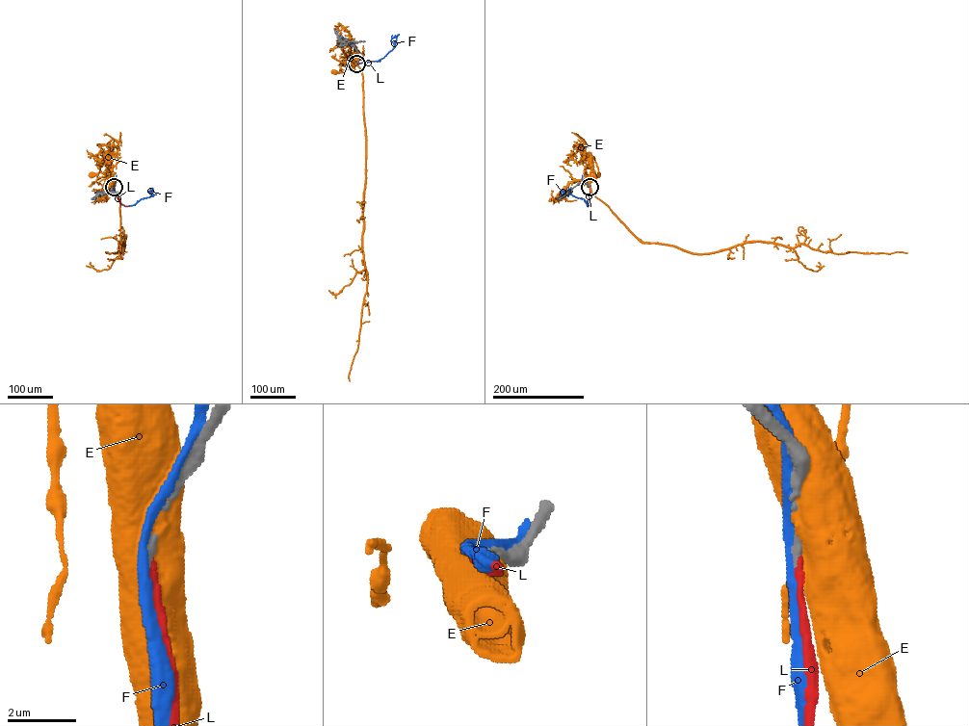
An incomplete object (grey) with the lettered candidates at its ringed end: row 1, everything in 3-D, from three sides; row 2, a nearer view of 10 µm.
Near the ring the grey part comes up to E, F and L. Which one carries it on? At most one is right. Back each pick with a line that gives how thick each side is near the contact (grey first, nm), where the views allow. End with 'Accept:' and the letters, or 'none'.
L: 180/180 nm
Accept: L

